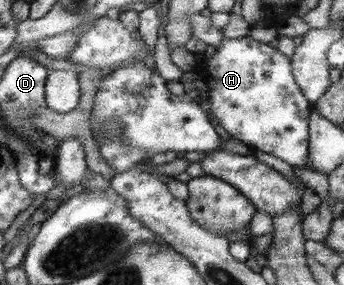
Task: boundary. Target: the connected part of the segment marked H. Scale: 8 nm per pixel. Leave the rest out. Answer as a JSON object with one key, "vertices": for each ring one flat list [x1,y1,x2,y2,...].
{"vertices":[[246,35,242,38,224,38,217,51,208,59,205,69,207,77,208,95,210,95,210,116,214,116,220,124,220,132,228,134,236,140,252,147,256,151,264,152,280,158,290,166,310,169,308,162,311,158,310,150,310,119,314,108,300,87,294,82,290,58,280,54,278,50,270,48,268,44,252,40]]}

